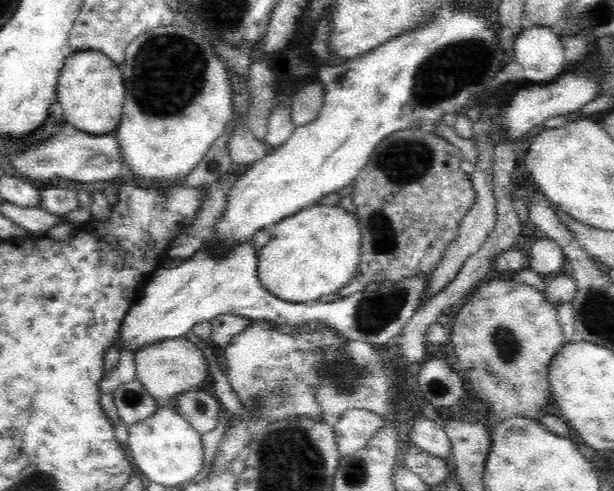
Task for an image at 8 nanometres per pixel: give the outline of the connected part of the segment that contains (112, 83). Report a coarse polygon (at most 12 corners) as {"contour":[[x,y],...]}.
{"contour":[[68,51],[56,98],[66,124],[116,131],[125,84],[100,51]]}

